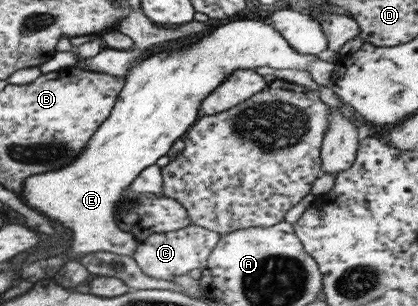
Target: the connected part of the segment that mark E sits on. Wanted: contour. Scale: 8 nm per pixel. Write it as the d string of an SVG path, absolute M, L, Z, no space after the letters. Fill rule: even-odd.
M239 19L217 26L209 36L205 36L197 42L175 49L173 52L159 52L146 58L139 64L131 66L126 75L125 85L119 92L114 108L109 117L97 128L94 135L87 142L87 149L73 160L69 165L49 171L49 173L39 173L33 177L27 177L20 191L20 199L28 208L39 214L61 223L69 231L73 231L73 242L68 253L64 256L55 256L47 260L37 261L31 265L21 267L21 277L23 279L43 279L45 275L53 275L61 266L65 265L67 257L74 257L79 254L95 253L96 251L107 251L117 255L132 256L139 245L134 235L118 228L115 223L114 213L116 207L122 200L122 193L141 174L145 168L154 165L157 160L167 156L177 139L181 139L191 125L197 121L200 105L233 70L252 69L257 67L271 67L271 69L299 69L307 71L311 79L319 86L329 86L331 76L334 72L334 64L319 60L318 56L305 55L299 53L289 45L289 42L279 30L270 24L250 19Z

